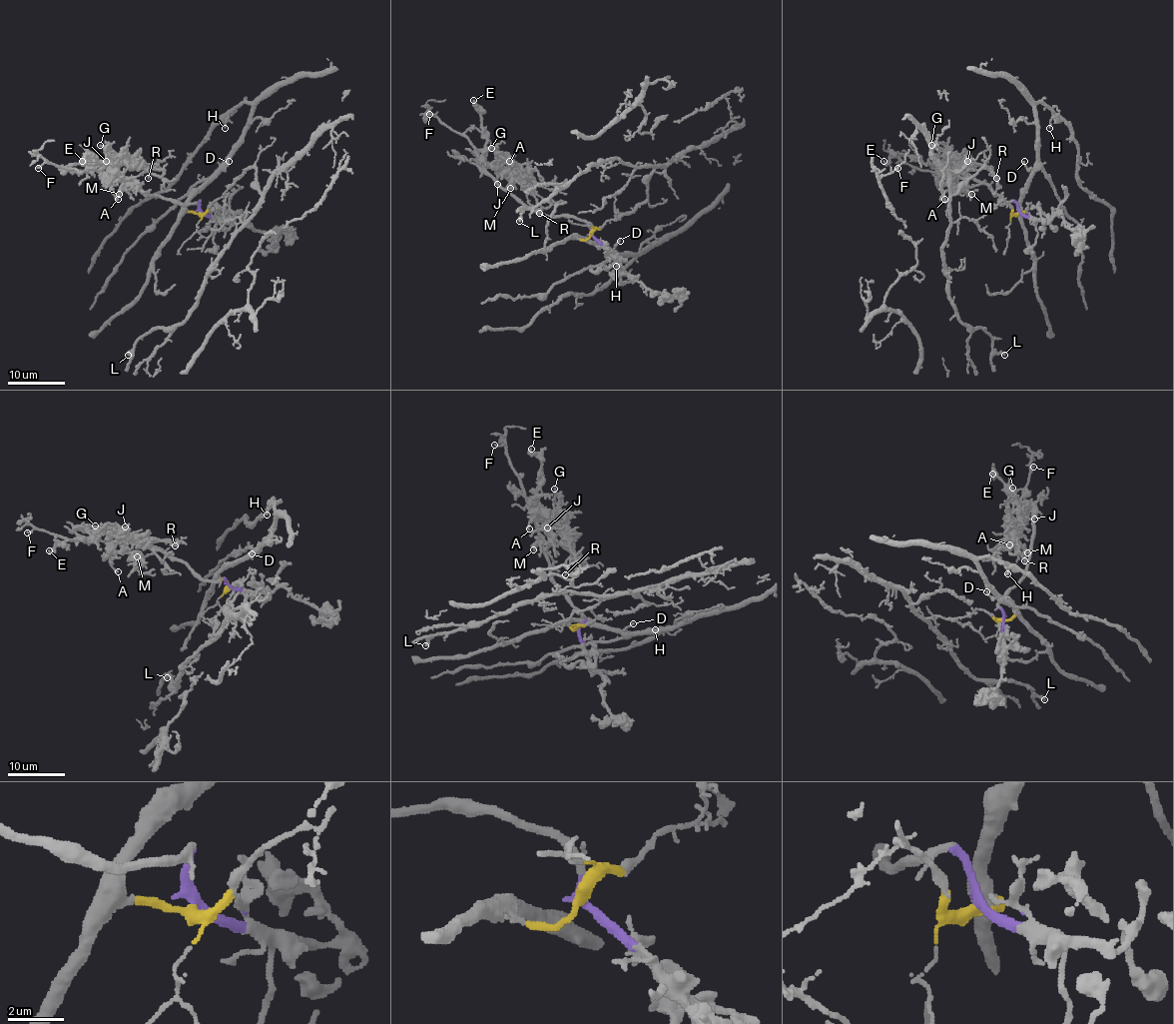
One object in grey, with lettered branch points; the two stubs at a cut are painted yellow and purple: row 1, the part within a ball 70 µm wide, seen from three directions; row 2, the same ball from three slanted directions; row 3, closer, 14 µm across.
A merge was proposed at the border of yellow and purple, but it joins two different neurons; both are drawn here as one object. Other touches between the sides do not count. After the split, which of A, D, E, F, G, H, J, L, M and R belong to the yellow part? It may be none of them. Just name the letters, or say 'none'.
D, H, L

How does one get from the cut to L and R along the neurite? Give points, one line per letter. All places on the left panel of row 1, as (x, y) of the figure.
L: (200, 212), (223, 197), (223, 217), (243, 227), (189, 316), (177, 326), (152, 328), (127, 354)
R: (200, 212), (198, 201), (147, 195), (137, 184), (123, 184), (116, 171), (133, 161), (150, 167), (147, 178)

